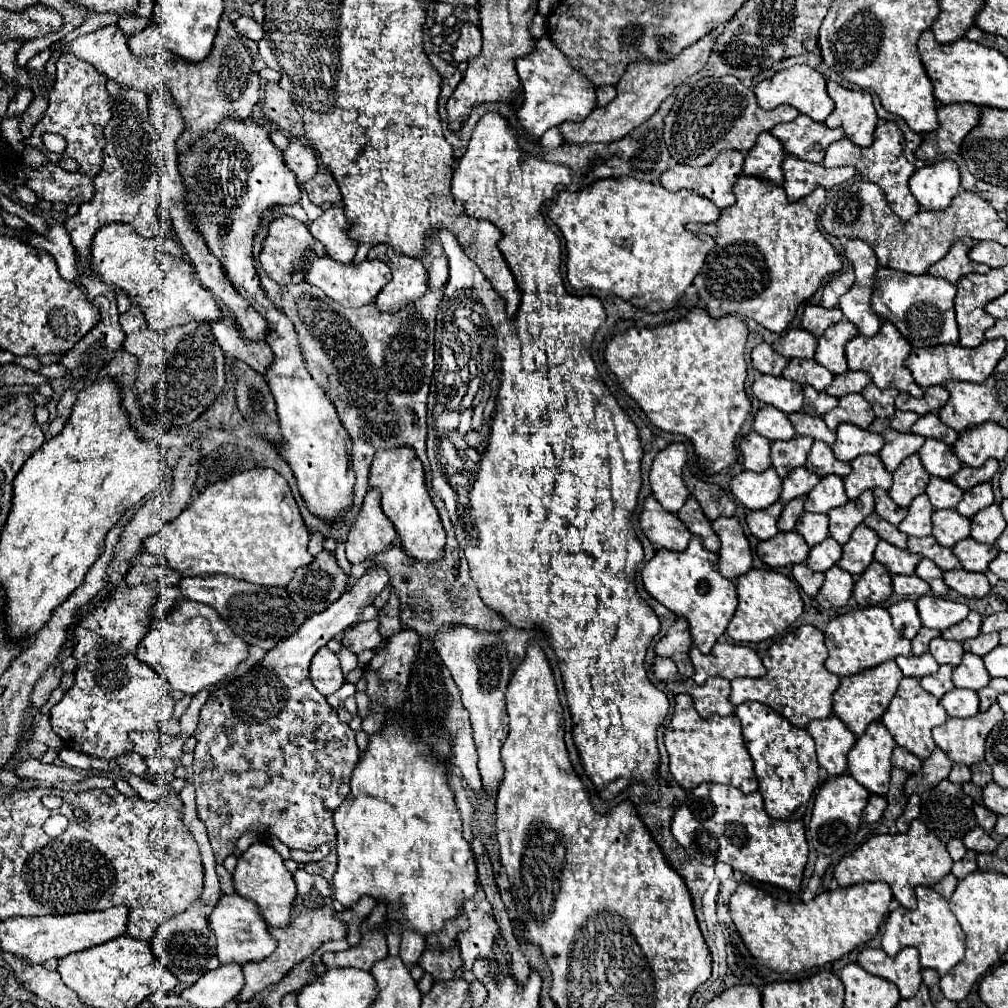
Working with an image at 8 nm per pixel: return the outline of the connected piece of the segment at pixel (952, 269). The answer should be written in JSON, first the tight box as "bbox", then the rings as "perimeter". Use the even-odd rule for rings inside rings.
{"bbox":[929,239,989,283],"perimeter":[[[971,239],[957,241],[949,249],[949,255],[945,259],[941,259],[935,265],[929,267],[929,275],[943,277],[949,283],[957,283],[963,275],[969,275],[969,273],[987,273],[989,271],[987,265],[981,265],[981,263],[975,263],[975,261],[969,259],[971,243],[973,243]]]}

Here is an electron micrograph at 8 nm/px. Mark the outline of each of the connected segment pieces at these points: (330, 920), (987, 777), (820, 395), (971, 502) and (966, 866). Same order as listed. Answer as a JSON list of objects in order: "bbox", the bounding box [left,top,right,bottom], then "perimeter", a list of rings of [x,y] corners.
[{"bbox":[239,869,347,1001],"perimeter":[[[297,869],[293,873],[295,883],[297,883],[297,897],[293,901],[293,923],[289,927],[273,927],[271,933],[277,939],[277,949],[263,961],[257,963],[245,963],[243,965],[243,975],[245,975],[245,987],[239,993],[239,1001],[251,999],[259,991],[263,991],[267,985],[277,983],[287,975],[291,967],[301,963],[305,957],[315,953],[323,943],[333,941],[333,939],[343,939],[347,935],[345,921],[335,917],[335,909],[331,905],[331,885],[325,881],[321,875],[311,875],[305,869]]]},{"bbox":[971,761,991,787],"perimeter":[[[981,761],[977,765],[971,765],[971,773],[973,773],[971,781],[979,787],[985,787],[991,781],[991,767],[985,761]]]},{"bbox":[801,385,839,417],"perimeter":[[[809,385],[803,389],[803,393],[805,393],[805,403],[803,403],[803,409],[801,411],[809,413],[809,415],[823,417],[825,413],[829,413],[839,403],[837,397],[831,397],[825,391],[817,391],[817,389],[809,387]]]},{"bbox":[955,483,993,519],"perimeter":[[[981,483],[981,485],[973,487],[971,491],[965,491],[963,499],[959,501],[959,505],[955,509],[957,509],[957,513],[971,519],[977,511],[989,507],[991,503],[993,503],[993,489],[989,483]]]},{"bbox":[951,851,977,879],"perimeter":[[[967,851],[967,855],[965,855],[961,861],[957,861],[957,863],[953,865],[953,869],[951,869],[951,873],[953,873],[957,879],[963,879],[963,877],[967,877],[967,875],[973,873],[973,871],[977,871],[977,861],[975,861],[975,853],[973,853],[973,851]]]}]

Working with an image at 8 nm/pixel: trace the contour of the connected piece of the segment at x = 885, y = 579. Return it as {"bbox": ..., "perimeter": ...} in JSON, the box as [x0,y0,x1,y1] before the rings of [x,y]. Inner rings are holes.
{"bbox":[853,561,893,607],"perimeter":[[[873,561],[863,575],[859,577],[859,581],[853,587],[853,597],[857,599],[857,603],[861,607],[869,607],[869,605],[877,605],[889,599],[889,595],[893,593],[891,589],[891,573],[877,561]]]}

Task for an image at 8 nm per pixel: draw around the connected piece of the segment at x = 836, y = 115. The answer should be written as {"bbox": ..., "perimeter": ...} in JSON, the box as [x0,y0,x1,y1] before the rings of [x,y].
{"bbox":[825,81,879,147],"perimeter":[[[827,81],[827,93],[833,99],[835,109],[825,119],[825,125],[843,127],[847,139],[859,147],[869,147],[879,121],[871,93],[863,89],[845,89],[835,81]]]}

